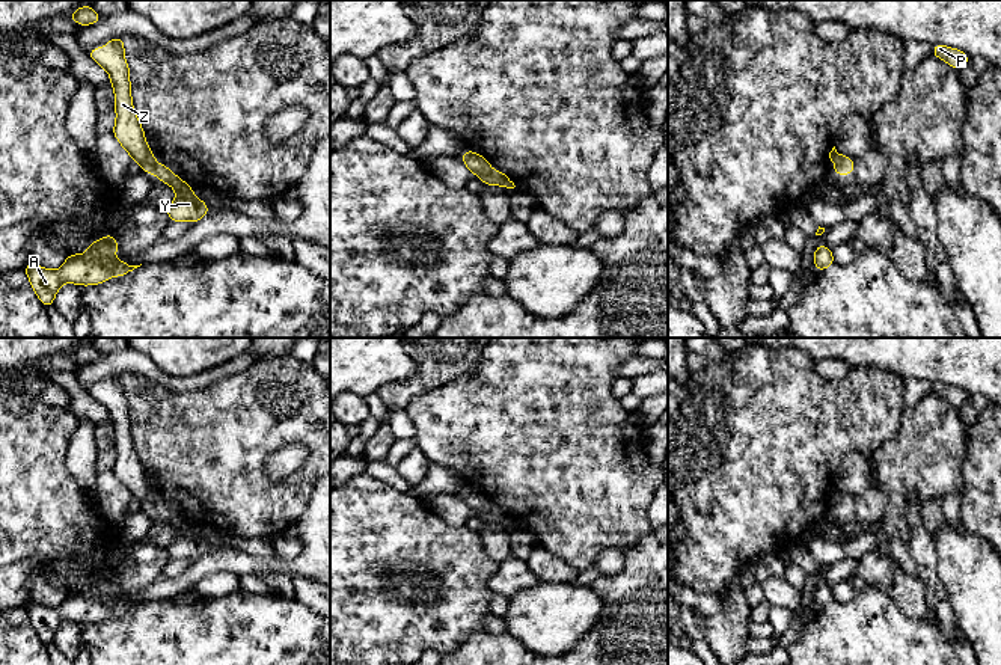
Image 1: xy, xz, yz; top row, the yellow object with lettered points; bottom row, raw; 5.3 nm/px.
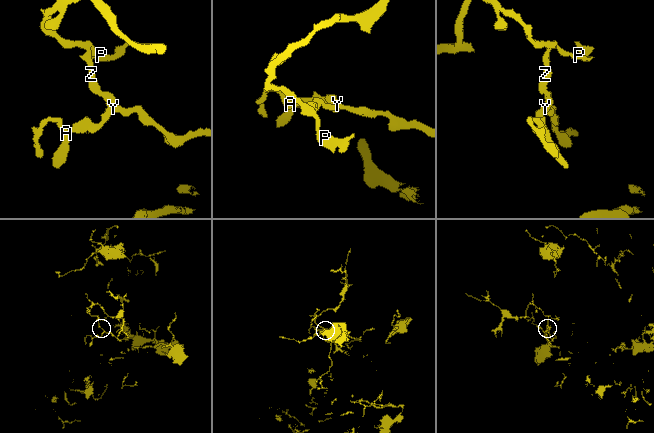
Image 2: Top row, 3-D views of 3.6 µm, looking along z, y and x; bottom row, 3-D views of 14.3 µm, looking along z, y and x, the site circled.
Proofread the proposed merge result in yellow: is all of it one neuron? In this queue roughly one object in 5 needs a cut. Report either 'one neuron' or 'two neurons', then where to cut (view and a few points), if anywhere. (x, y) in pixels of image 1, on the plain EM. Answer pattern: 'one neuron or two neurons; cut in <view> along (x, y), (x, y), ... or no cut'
two neurons; cut in xy along (154, 493), (142, 502)

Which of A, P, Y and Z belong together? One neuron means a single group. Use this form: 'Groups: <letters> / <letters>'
Groups: A Y / P Z

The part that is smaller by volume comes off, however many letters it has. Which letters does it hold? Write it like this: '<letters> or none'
P, Z

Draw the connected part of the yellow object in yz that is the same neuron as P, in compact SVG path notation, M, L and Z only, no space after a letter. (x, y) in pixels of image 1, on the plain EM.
M938 382L932 385L932 392L935 392L938 397L945 398L950 404L954 407L960 407L969 400L969 394L957 386L950 386L942 382Z

